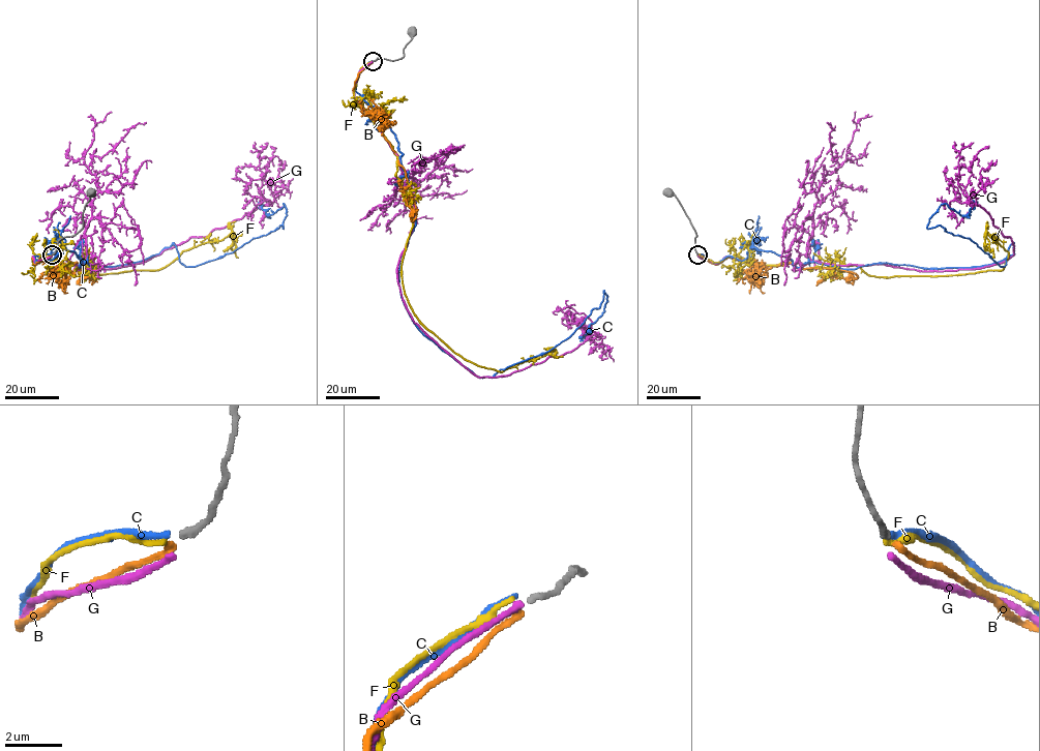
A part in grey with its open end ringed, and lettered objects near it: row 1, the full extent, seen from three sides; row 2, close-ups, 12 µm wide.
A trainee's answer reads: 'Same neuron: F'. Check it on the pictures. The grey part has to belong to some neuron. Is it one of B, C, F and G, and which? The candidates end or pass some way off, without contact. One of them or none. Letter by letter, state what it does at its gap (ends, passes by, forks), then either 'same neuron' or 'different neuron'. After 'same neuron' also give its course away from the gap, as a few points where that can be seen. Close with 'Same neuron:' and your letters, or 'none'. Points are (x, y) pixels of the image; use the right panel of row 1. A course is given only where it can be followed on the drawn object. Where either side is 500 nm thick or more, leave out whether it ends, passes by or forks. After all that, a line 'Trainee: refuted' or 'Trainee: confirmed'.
B: it ends | different neuron
C: it ends | different neuron
F: it ends | different neuron
G: it ends | different neuron
Same neuron: none
Trainee: refuted

